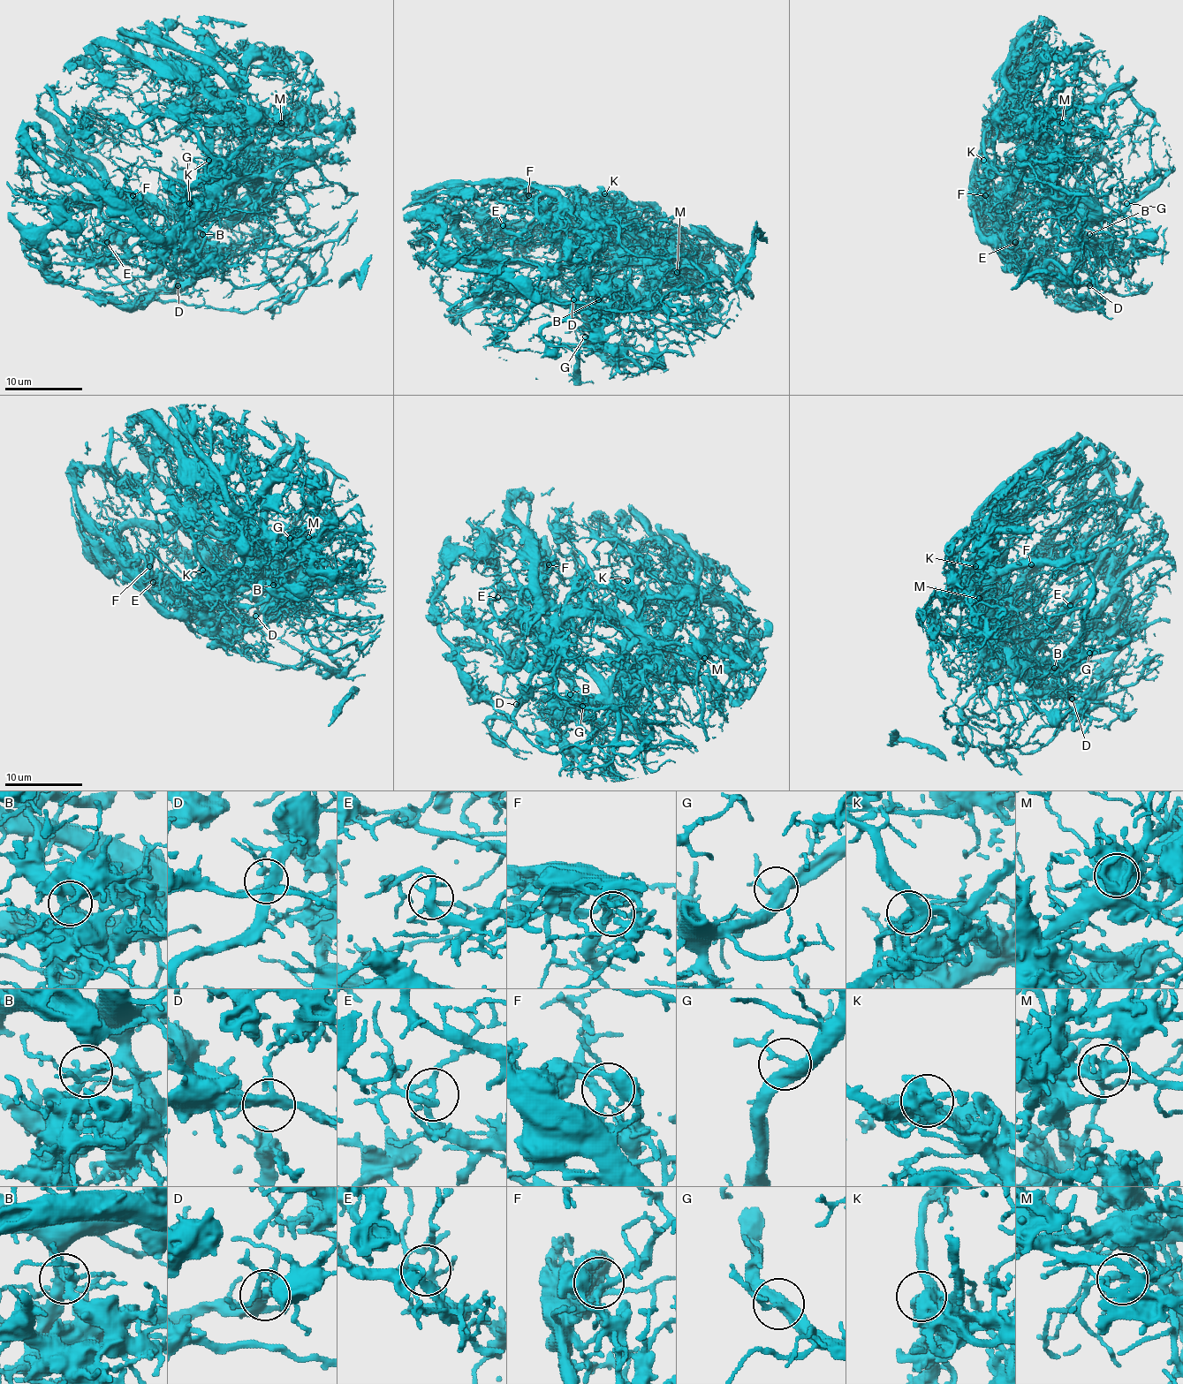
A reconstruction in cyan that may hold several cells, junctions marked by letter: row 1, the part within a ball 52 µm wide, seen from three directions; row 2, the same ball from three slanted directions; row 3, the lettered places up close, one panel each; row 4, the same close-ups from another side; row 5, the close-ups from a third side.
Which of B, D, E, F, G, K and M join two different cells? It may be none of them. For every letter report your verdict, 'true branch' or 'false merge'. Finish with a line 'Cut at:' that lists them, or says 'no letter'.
B: true branch
D: true branch
E: true branch
F: true branch
G: true branch
K: true branch
M: true branch
Cut at: no letter

